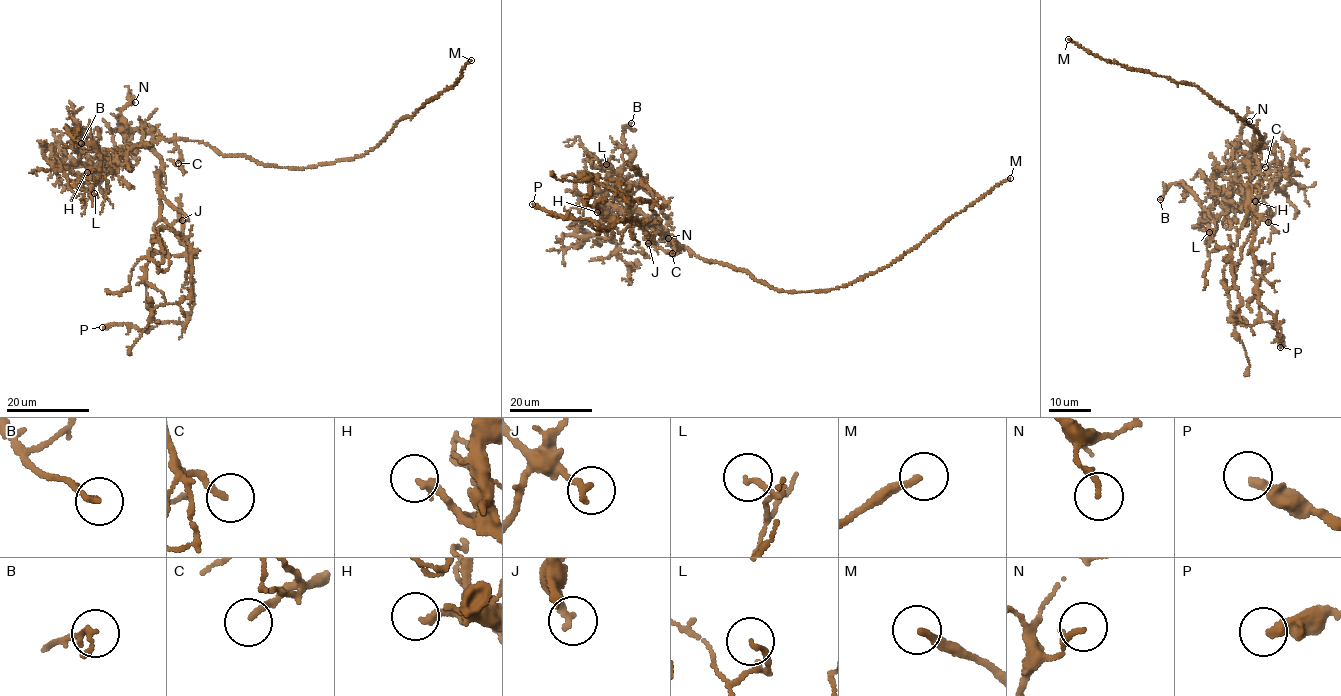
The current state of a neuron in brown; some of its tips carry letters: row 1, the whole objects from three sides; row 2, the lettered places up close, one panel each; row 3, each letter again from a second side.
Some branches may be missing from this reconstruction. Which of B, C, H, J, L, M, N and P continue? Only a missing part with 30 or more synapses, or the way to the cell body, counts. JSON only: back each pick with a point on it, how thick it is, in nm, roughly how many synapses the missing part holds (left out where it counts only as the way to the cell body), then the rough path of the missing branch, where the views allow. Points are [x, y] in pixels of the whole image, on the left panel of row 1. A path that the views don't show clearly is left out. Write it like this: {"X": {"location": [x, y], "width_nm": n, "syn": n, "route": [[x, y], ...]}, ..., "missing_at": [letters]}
{"H": {"location": [87, 172], "width_nm": 240, "syn": 35, "route": [[87, 172], [72, 183], [63, 184], [66, 188], [61, 191]]}, "M": {"location": [471, 60], "width_nm": 220, "route": [[471, 60], [480, 53], [495, 17]]}, "missing_at": ["H", "M"]}

